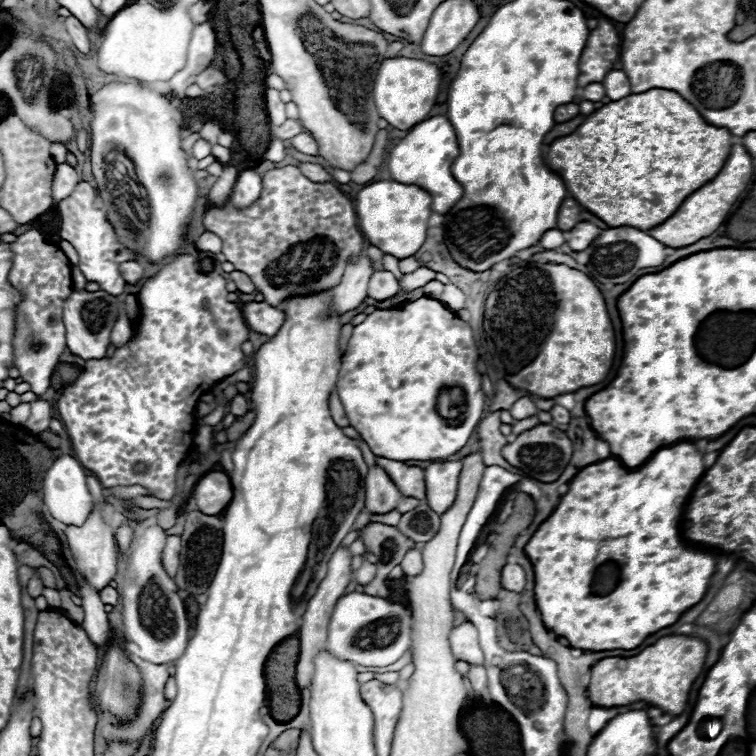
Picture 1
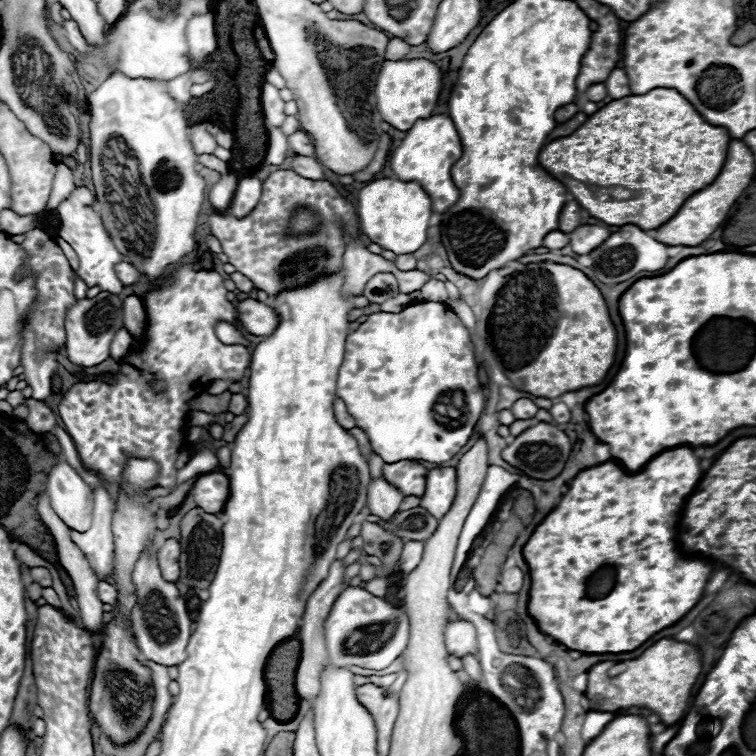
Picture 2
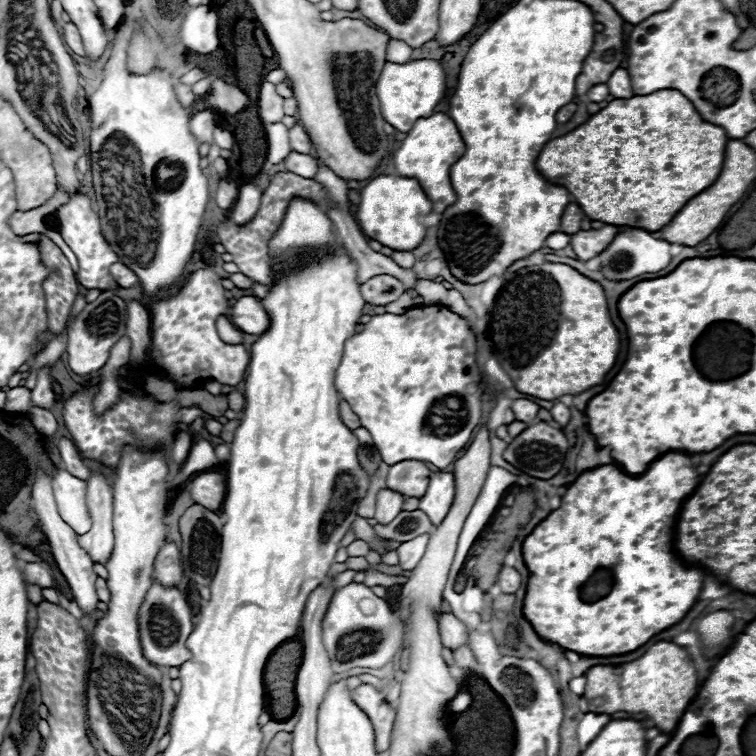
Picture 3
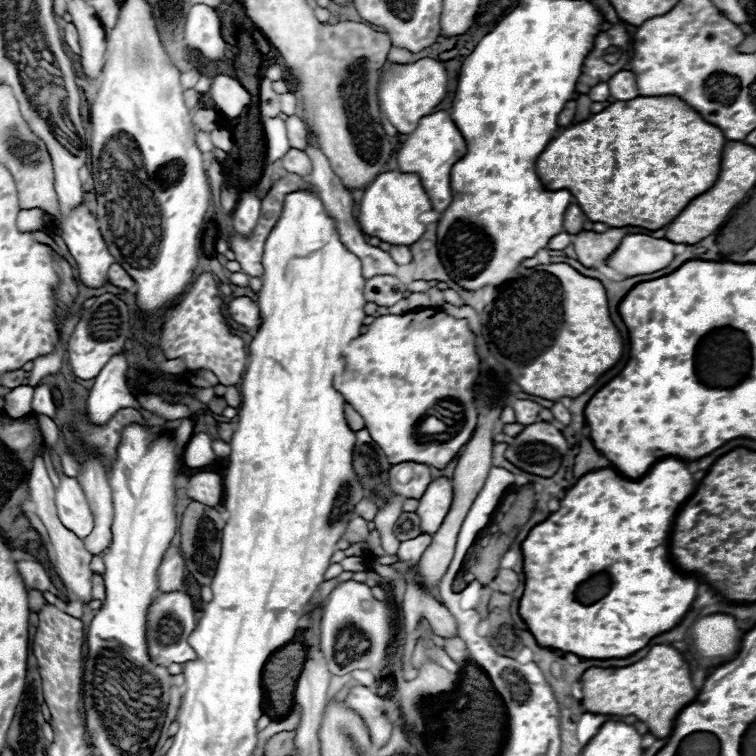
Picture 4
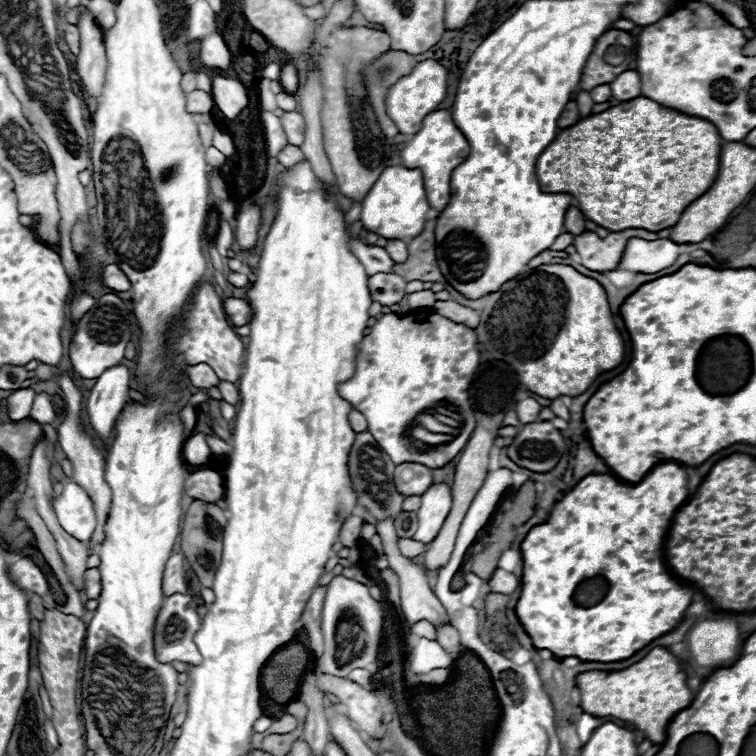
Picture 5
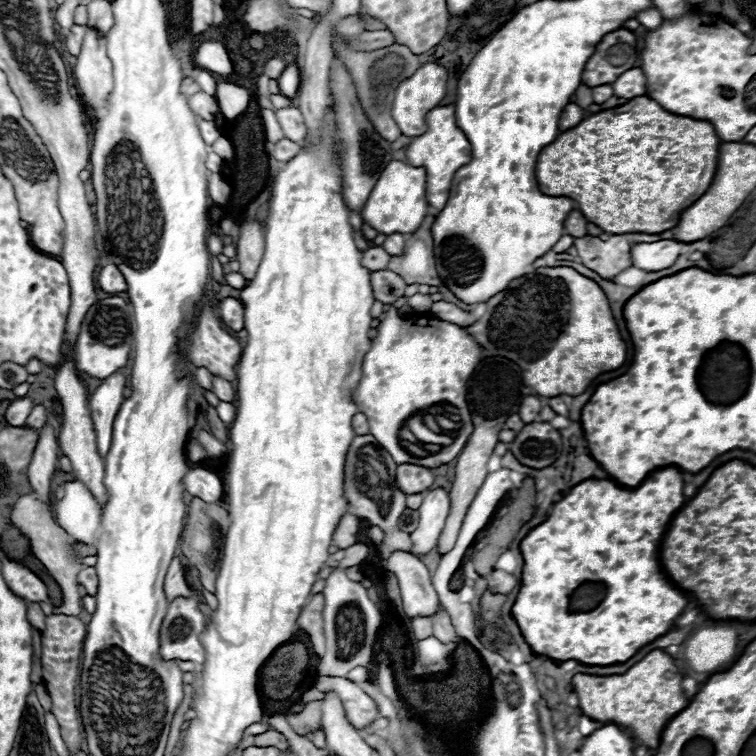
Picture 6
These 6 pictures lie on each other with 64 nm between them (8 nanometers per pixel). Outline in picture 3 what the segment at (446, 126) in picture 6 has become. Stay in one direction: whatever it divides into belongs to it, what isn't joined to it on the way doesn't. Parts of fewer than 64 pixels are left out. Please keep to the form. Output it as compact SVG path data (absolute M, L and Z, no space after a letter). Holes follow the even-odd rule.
M432 114L428 118L420 118L412 130L402 140L402 146L394 152L394 168L400 176L420 180L426 196L434 202L432 210L442 214L448 206L456 202L456 192L450 184L450 166L460 160L464 154L462 136L448 114Z

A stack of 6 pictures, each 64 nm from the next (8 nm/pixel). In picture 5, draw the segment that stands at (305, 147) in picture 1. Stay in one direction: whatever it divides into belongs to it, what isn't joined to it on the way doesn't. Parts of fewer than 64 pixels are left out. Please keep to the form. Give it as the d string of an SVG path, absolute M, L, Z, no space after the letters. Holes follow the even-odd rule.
M282 112L280 120L282 120L288 142L294 144L294 146L302 146L304 132L306 132L306 124L304 124L302 114L298 114L298 112Z

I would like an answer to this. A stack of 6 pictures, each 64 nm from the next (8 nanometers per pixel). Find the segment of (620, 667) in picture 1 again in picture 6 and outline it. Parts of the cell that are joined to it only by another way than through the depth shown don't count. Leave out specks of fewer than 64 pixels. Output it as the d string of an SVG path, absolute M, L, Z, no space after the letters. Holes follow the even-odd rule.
M652 650L624 674L576 674L572 678L572 688L578 694L582 714L600 722L620 722L630 726L632 734L648 748L660 746L660 736L666 722L688 706L688 698L682 690L682 674L678 672L672 656L664 650Z

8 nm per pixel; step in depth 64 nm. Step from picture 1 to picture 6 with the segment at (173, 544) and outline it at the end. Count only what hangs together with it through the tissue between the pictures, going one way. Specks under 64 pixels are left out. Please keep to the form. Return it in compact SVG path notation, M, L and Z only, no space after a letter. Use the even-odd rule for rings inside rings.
M174 556L170 566L168 566L168 572L166 572L166 578L164 578L164 594L168 600L176 598L176 596L192 596L192 590L184 578L184 566L180 564L180 558Z

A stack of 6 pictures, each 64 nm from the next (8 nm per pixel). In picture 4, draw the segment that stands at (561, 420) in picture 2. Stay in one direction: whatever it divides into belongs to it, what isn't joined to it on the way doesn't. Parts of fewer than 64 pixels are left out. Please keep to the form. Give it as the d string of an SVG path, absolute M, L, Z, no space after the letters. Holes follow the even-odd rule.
M554 402L554 406L552 406L550 410L552 410L552 414L554 414L554 418L556 418L558 422L562 422L564 426L568 426L568 424L570 424L570 412L568 412L568 408L566 408L564 404Z

